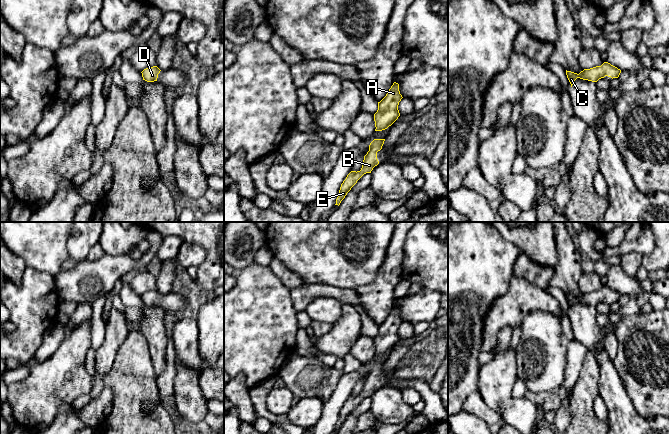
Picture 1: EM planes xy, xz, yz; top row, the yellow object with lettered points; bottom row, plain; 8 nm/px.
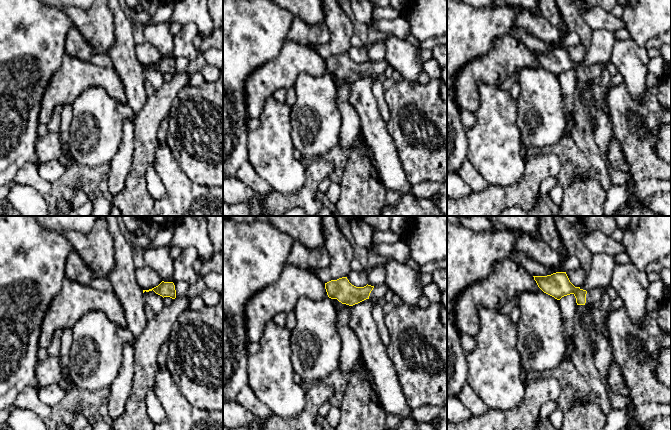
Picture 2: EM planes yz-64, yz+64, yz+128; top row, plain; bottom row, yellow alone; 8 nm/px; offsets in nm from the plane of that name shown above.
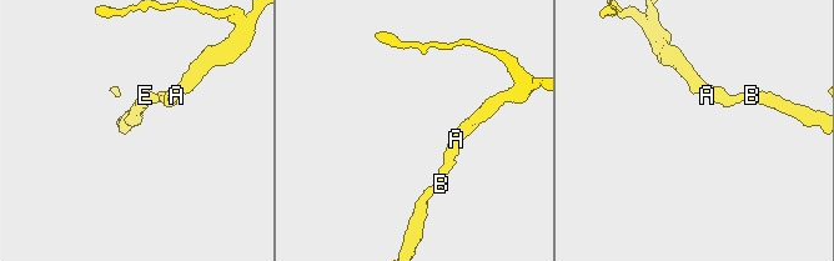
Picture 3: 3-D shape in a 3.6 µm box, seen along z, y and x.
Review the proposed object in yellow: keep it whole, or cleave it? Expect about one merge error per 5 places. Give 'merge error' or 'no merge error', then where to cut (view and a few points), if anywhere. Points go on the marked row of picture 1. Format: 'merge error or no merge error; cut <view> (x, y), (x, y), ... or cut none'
no merge error; cut none

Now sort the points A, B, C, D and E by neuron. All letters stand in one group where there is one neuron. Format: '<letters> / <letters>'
A B C D E

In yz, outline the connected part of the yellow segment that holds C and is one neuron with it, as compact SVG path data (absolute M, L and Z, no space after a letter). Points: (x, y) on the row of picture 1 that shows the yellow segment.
M604 62L601 66L584 69L579 74L566 70L566 75L571 84L571 87L577 78L597 82L599 79L604 78L605 76L611 77L612 79L618 78L620 73L620 69L608 62Z

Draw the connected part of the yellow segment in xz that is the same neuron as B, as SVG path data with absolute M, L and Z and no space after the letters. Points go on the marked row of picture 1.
M374 139L369 145L369 151L364 156L362 168L360 171L351 171L346 179L341 184L338 197L335 205L340 205L341 201L345 198L351 188L357 181L366 173L371 173L373 168L379 164L377 159L377 152L382 149L385 139Z

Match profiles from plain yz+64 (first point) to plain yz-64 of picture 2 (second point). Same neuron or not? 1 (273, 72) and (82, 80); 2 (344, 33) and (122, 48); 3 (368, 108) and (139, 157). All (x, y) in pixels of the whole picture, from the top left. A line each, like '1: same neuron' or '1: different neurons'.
1: same neuron
2: same neuron
3: different neurons

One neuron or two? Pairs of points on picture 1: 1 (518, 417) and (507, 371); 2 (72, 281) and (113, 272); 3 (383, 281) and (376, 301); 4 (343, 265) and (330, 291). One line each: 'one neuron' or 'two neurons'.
1: one neuron
2: one neuron
3: one neuron
4: two neurons

